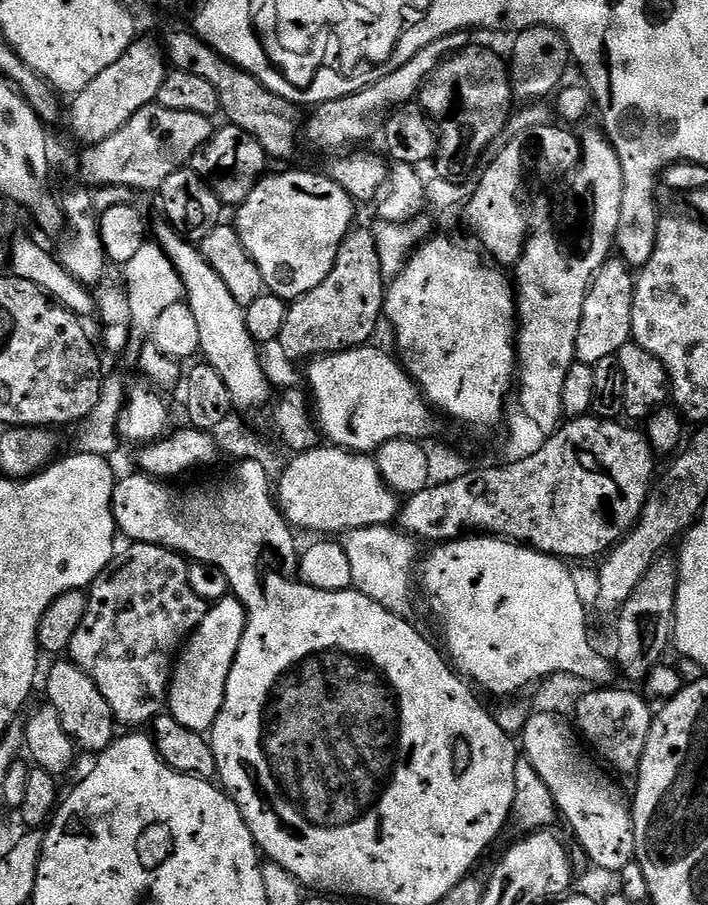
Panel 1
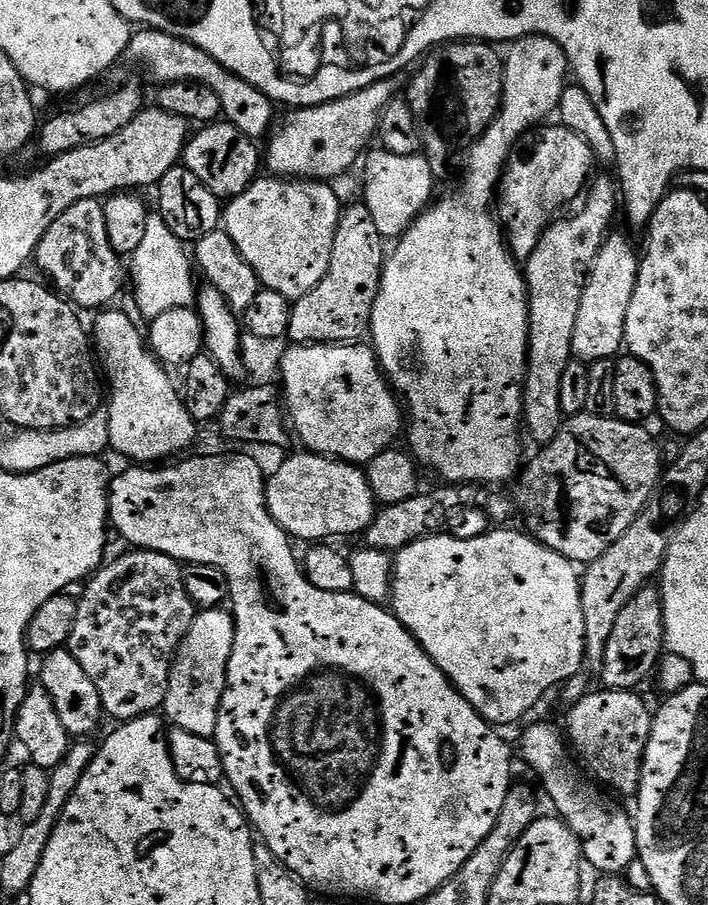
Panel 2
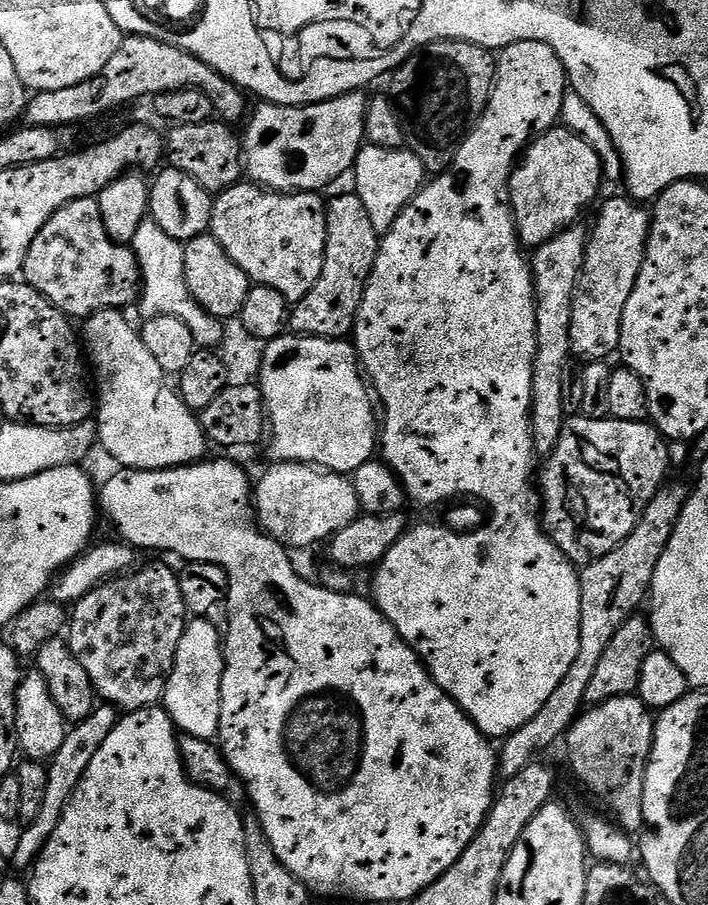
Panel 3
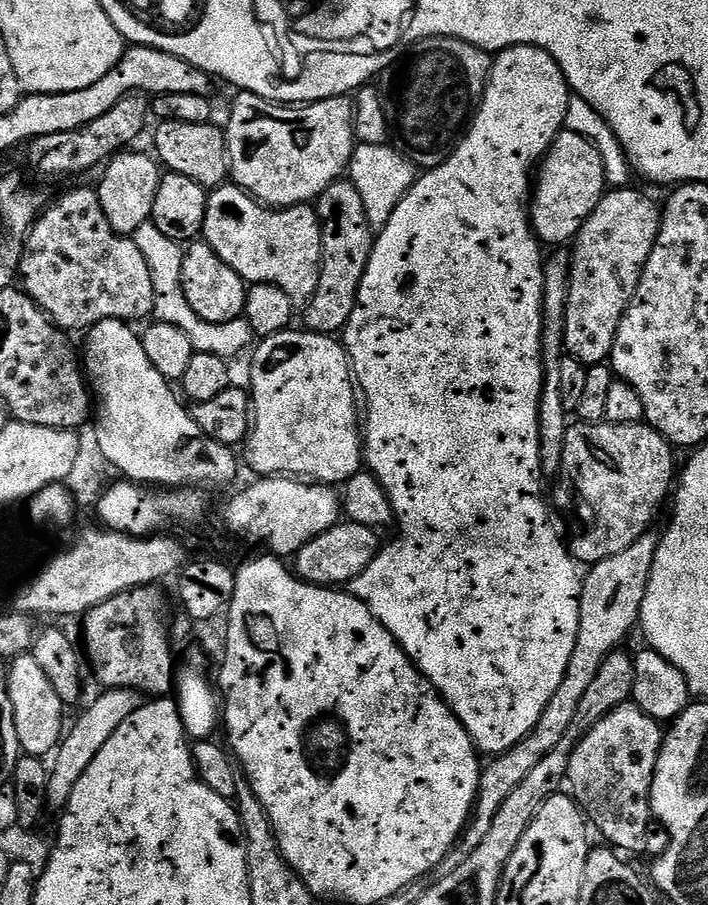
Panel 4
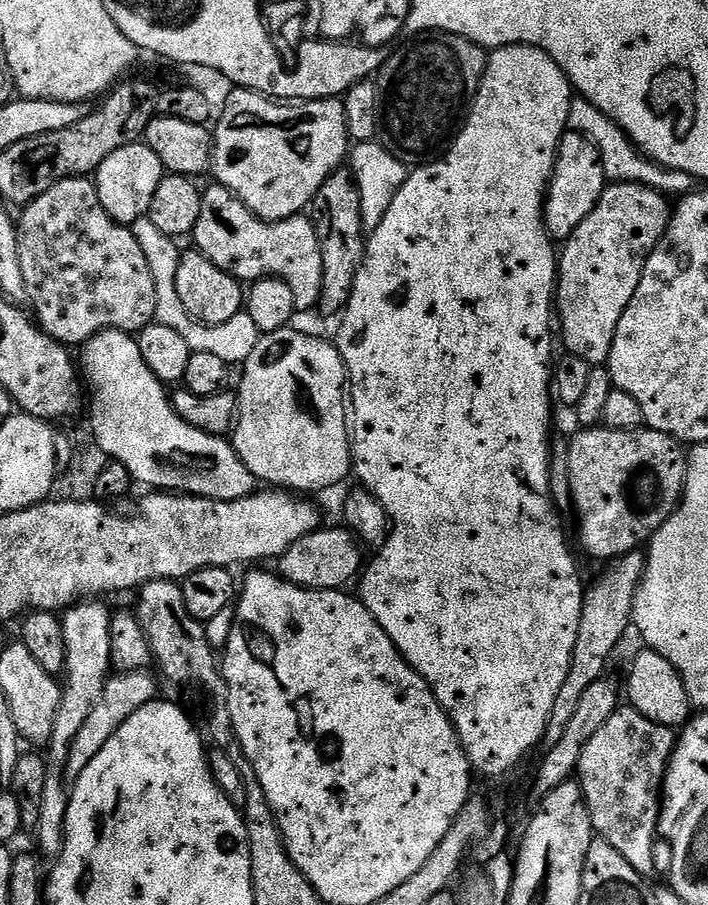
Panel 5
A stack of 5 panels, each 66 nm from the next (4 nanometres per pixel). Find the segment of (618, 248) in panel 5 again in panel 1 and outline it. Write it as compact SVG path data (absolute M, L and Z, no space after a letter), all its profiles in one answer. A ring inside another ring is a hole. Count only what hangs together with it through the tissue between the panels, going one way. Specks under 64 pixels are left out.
M609 258L592 277L586 302L582 306L582 322L578 326L578 342L576 343L576 358L579 363L595 365L602 362L602 358L610 358L622 350L632 340L632 311L634 310L634 290L636 281L633 269L629 268L619 258Z

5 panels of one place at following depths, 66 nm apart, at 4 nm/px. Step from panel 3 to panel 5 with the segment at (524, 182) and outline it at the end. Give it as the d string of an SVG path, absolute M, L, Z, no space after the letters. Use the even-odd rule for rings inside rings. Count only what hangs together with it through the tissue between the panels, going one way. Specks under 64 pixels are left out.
M567 131L560 139L560 155L556 157L556 170L552 173L552 182L548 185L548 194L544 202L544 224L553 241L563 242L586 222L590 210L598 206L606 187L602 158L590 139L574 131Z

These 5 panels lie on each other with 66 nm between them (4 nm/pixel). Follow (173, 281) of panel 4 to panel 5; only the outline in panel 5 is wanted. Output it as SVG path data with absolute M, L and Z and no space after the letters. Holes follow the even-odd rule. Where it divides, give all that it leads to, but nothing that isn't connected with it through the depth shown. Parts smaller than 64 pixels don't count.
M147 218L131 225L131 230L134 238L138 238L138 246L142 246L142 254L146 254L146 262L150 262L150 274L154 274L155 323L170 326L170 330L178 330L178 334L186 338L186 346L190 346L193 353L215 354L230 366L243 365L244 361L250 358L250 354L254 354L254 346L258 346L262 335L258 326L254 326L247 310L234 314L234 318L230 318L230 322L222 326L199 324L186 310L186 306L182 306L182 298L178 298L178 262L182 251L181 245L176 245L179 243L173 237L162 234L162 230L158 230L158 226L154 226L154 222Z

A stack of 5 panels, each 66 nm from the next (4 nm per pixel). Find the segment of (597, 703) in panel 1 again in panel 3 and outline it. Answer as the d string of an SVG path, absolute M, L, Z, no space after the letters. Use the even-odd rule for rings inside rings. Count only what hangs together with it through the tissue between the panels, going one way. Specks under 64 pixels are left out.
M639 695L619 696L581 711L568 730L568 760L572 763L572 772L584 783L584 788L596 800L604 803L609 817L628 834L643 833L644 823L644 787L646 770L652 753L652 743L656 733L653 713L640 701Z

